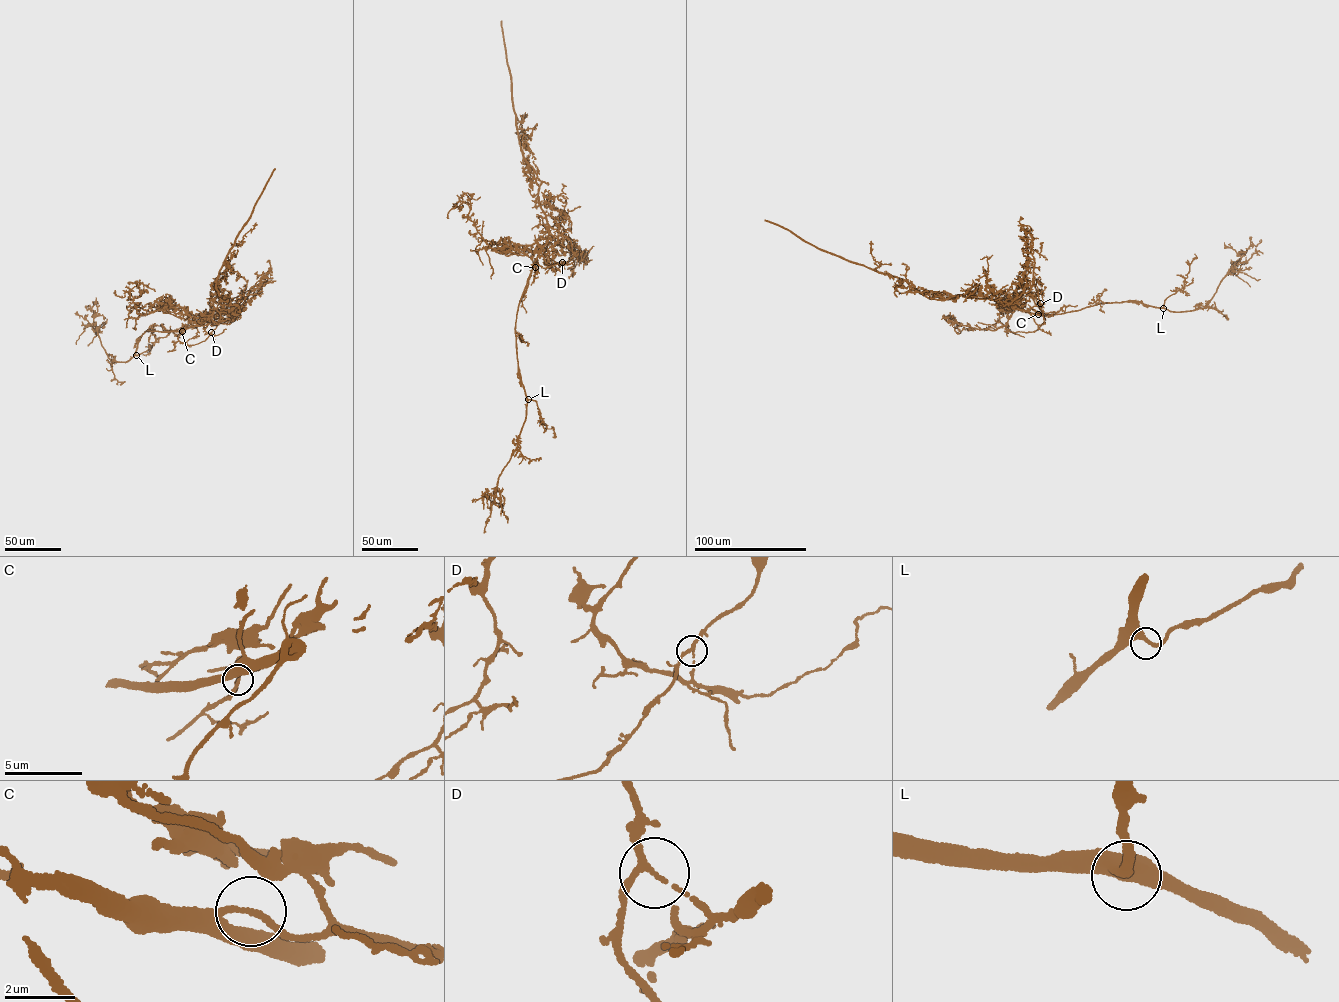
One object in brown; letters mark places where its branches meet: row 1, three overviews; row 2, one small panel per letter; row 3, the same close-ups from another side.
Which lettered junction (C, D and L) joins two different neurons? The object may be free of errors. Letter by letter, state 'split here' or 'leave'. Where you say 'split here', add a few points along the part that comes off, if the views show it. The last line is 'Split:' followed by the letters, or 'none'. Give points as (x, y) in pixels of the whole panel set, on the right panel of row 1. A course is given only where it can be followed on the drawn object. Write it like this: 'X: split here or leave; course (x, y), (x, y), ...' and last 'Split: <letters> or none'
C: leave
D: leave
L: leave
Split: none

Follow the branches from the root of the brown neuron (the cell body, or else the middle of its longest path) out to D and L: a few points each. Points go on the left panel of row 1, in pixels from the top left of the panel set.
D: (182, 329), (185, 329), (178, 340), (189, 346), (204, 341), (211, 332)
L: (182, 329), (146, 330), (138, 339), (136, 355)

